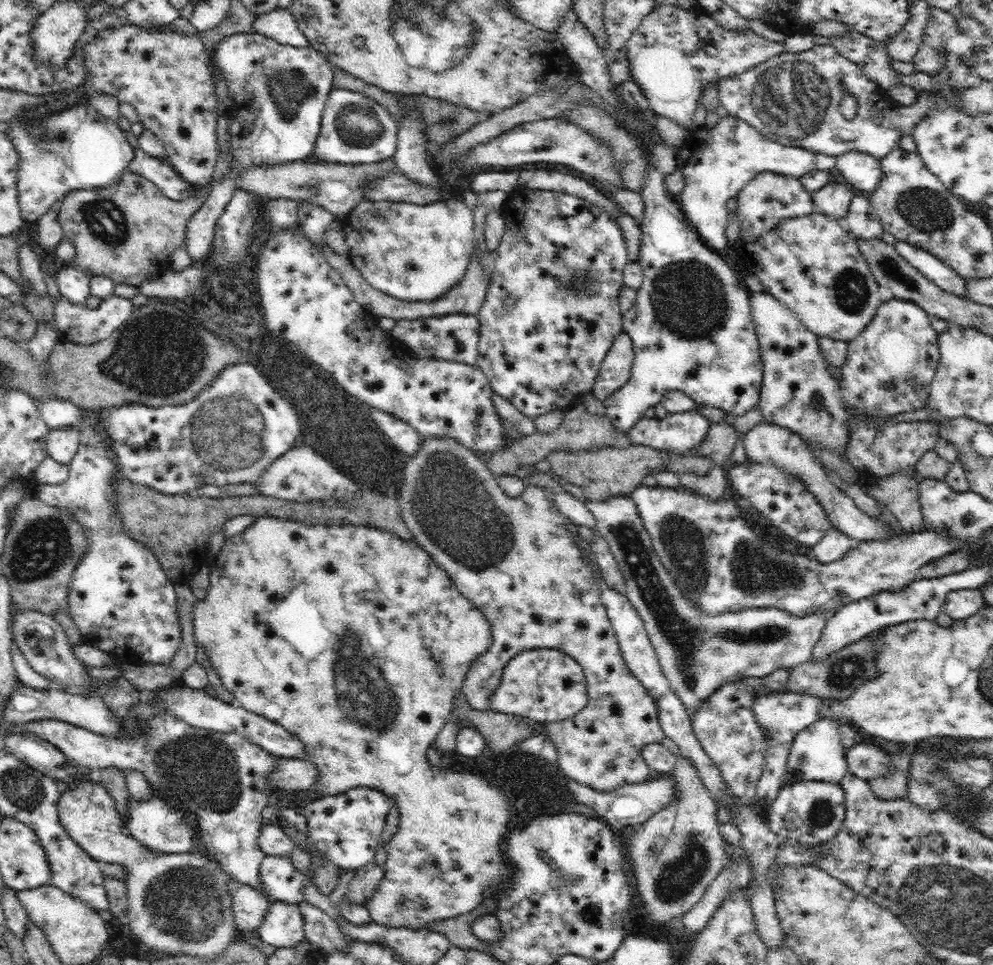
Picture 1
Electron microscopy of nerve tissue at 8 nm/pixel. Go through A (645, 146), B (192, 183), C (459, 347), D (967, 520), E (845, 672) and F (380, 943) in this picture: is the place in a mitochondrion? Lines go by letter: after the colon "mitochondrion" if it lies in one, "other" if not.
A: other
B: other
C: other
D: other
E: mitochondrion
F: other

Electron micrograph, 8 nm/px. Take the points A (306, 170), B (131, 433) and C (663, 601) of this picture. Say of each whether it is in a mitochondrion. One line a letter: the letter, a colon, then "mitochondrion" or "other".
A: other
B: other
C: mitochondrion

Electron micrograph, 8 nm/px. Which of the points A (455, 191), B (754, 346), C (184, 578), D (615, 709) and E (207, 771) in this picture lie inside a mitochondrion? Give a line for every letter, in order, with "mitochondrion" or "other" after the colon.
A: other
B: other
C: other
D: other
E: mitochondrion

